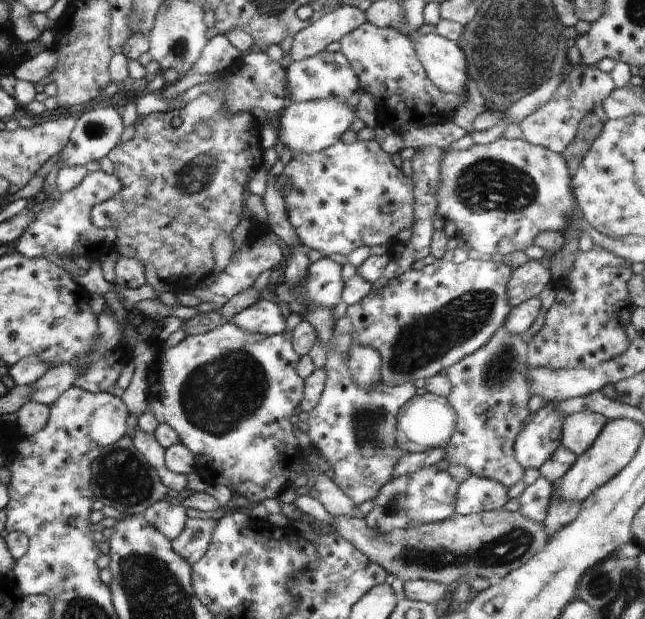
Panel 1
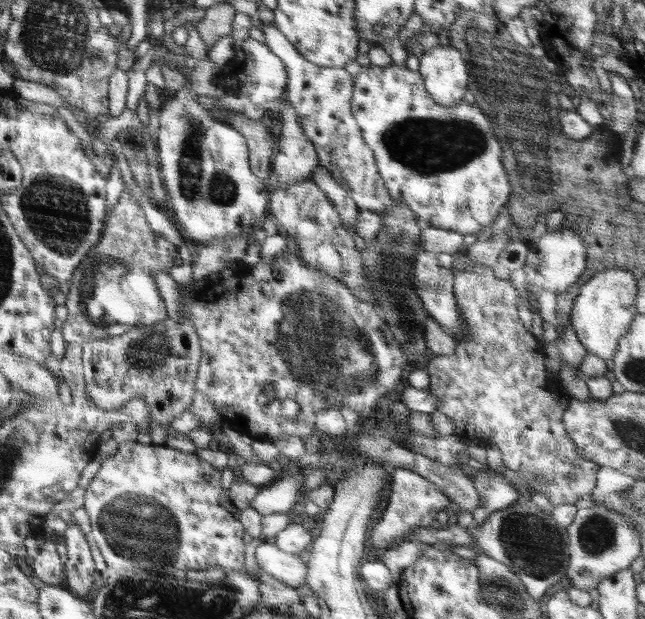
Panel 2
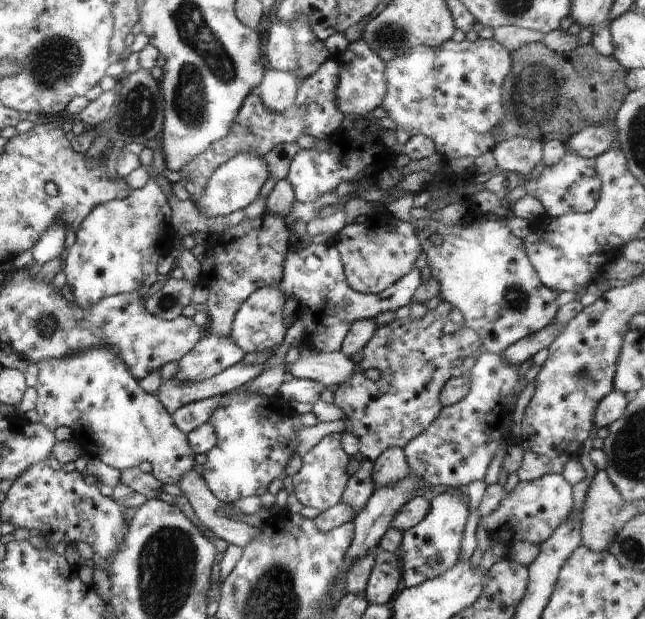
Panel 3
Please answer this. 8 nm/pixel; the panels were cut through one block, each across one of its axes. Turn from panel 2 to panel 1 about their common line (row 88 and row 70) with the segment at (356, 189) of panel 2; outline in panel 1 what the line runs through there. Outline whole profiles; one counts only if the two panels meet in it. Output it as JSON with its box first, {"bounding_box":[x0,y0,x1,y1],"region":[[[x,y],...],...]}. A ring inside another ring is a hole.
{"bounding_box":[286,51,360,102],"region":[[[323,51],[305,60],[295,61],[286,69],[289,89],[289,101],[307,102],[324,98],[336,98],[340,102],[348,102],[354,92],[360,89],[356,74],[352,71],[348,60],[341,52]]]}

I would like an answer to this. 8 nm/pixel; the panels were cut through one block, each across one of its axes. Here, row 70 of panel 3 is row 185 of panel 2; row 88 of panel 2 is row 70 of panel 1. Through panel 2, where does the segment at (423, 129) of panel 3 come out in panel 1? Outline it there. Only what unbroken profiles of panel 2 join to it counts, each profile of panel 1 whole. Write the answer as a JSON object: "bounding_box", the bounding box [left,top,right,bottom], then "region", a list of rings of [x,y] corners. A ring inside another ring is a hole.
{"bounding_box":[340,21,467,134],"region":[[[368,21],[340,40],[341,54],[348,60],[360,88],[368,92],[377,107],[377,126],[391,127],[398,134],[418,126],[453,122],[452,114],[460,109],[467,96],[464,90],[452,94],[440,92],[418,60],[412,40],[391,27],[378,28]]]}

